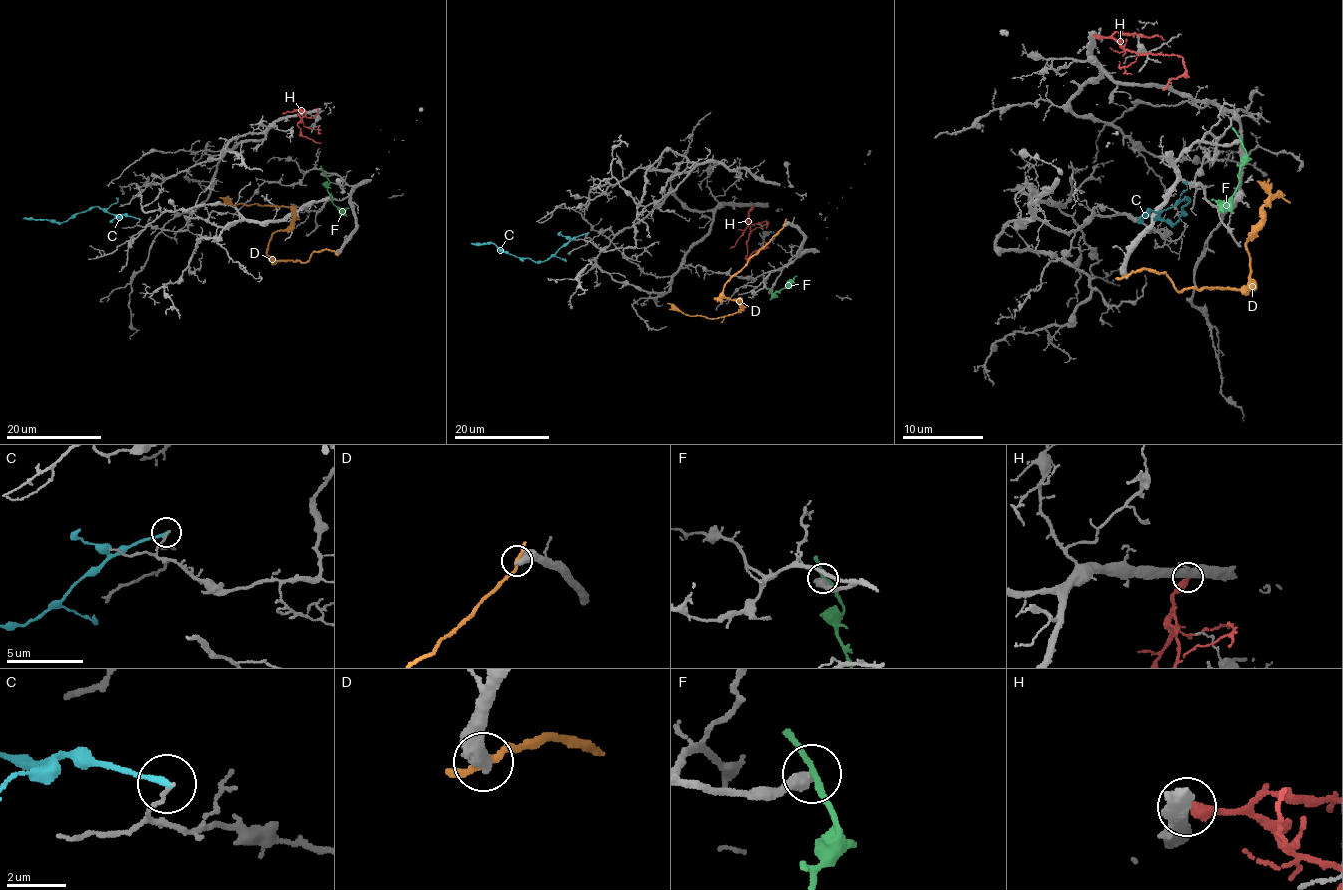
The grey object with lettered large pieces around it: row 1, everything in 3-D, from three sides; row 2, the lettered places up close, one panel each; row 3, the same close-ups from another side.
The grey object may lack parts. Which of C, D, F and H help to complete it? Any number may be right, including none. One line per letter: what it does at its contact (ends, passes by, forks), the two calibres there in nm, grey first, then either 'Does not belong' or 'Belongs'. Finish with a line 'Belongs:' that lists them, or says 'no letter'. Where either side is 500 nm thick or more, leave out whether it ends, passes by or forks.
C: It ends there. Thickness 120 nm (grey) against 240 nm. Does not belong
D: Thickness 650 nm (grey) against 200 nm. Does not belong
F: Thickness 500 nm (grey) against 190 nm. Does not belong
H: It ends there. Thickness 360 nm (grey) against 420 nm. Does not belong
Belongs: no letter

